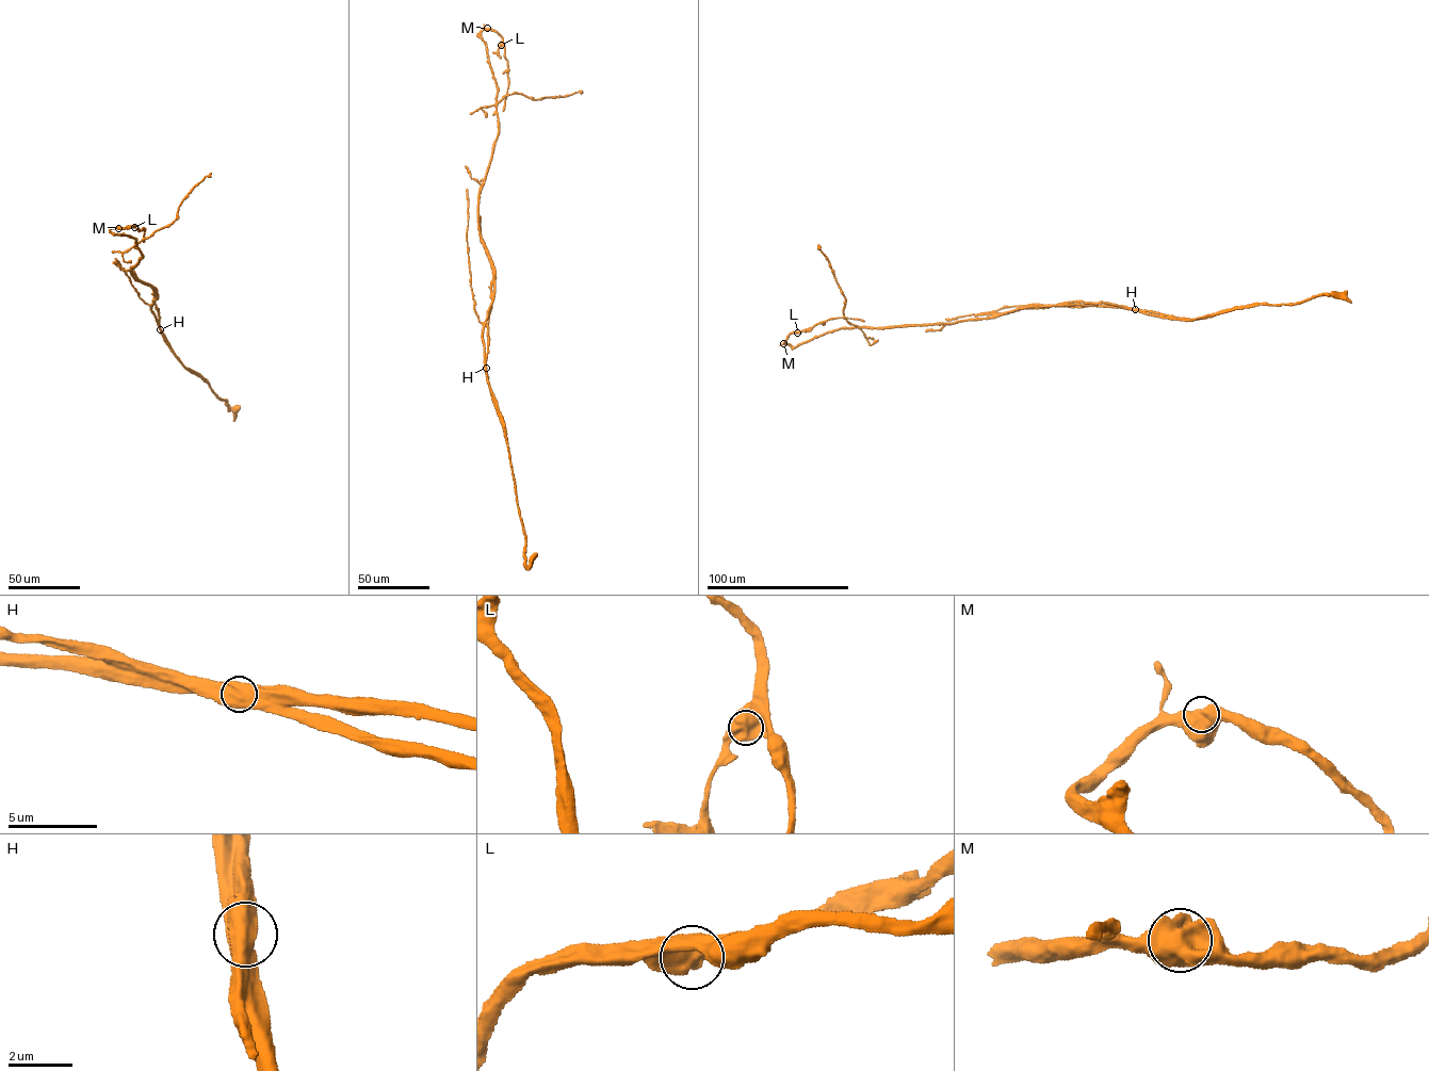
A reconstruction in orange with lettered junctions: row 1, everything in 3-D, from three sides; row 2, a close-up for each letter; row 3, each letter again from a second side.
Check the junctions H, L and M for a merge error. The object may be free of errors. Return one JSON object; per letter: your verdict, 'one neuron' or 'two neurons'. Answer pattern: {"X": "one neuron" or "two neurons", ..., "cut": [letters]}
{"H": "two neurons", "L": "one neuron", "M": "one neuron", "cut": ["H"]}

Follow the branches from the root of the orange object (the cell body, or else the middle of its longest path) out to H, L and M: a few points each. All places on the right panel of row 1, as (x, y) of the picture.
H: (1335, 294), (1318, 294), (1300, 303), (1257, 305), (1192, 320), (1135, 310)
L: (1335, 294), (1192, 320), (1074, 302), (948, 323), (839, 328), (793, 347), (784, 344), (797, 333)
M: (1335, 294), (1192, 320), (1074, 302), (948, 323), (839, 328), (793, 347), (783, 343)

